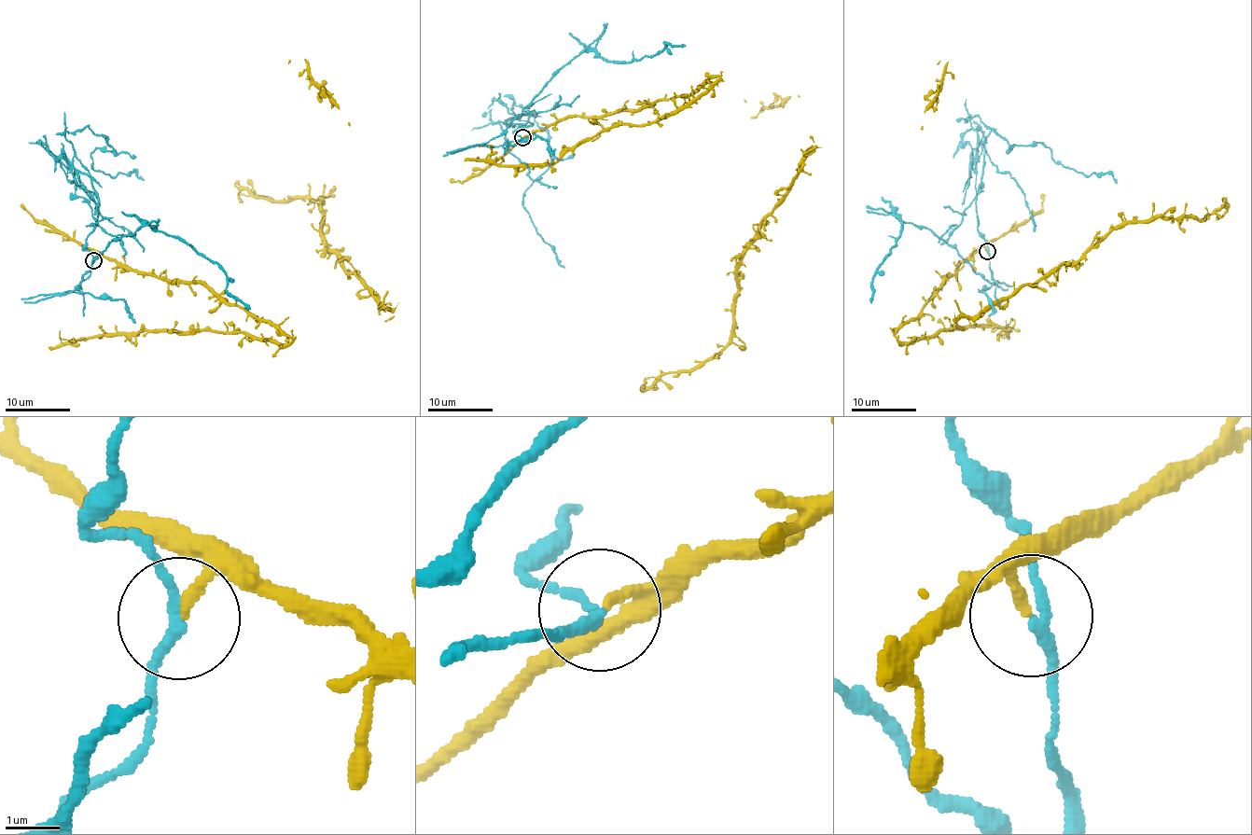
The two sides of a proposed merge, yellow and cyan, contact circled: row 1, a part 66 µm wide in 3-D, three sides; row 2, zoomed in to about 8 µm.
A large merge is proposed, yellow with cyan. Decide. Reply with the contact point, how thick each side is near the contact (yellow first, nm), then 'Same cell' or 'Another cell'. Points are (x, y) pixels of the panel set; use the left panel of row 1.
Place: (93, 260). Thickness 180 nm (yellow) against 180 nm. Another cell

